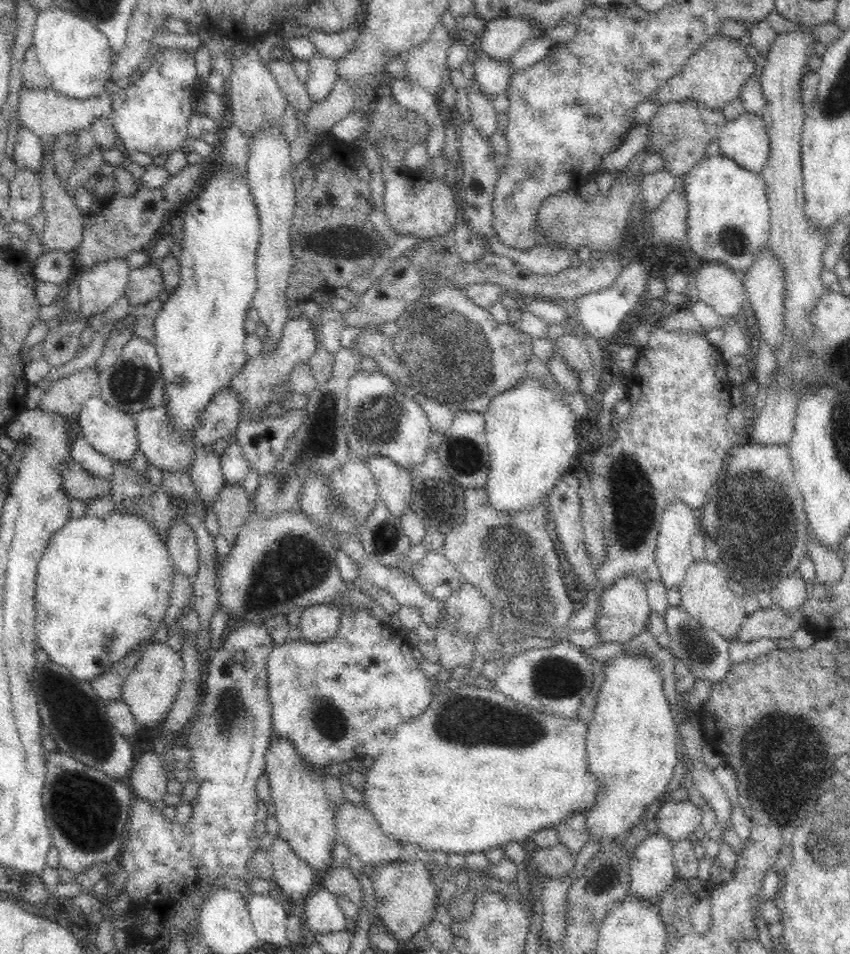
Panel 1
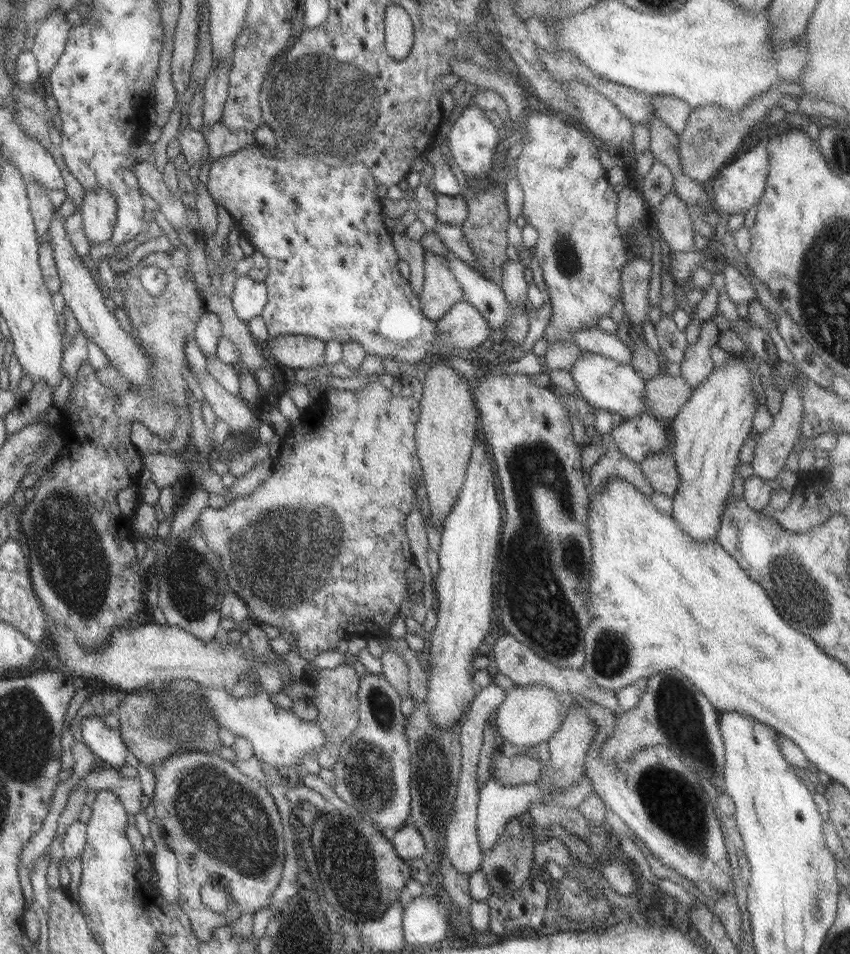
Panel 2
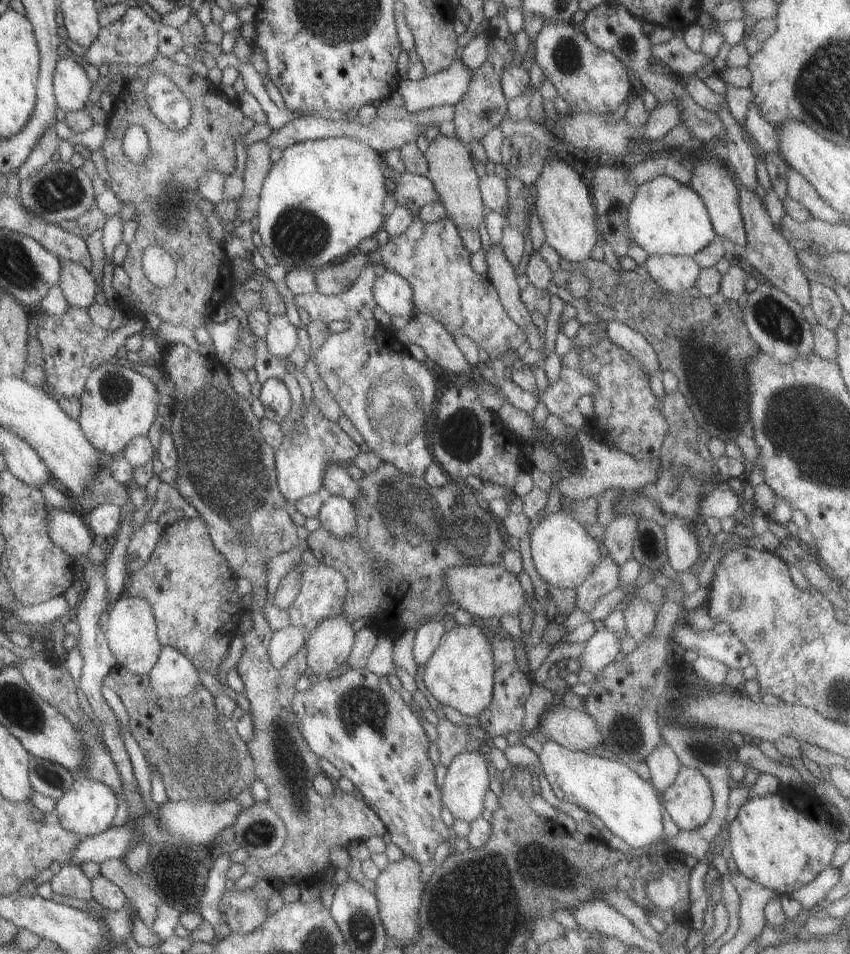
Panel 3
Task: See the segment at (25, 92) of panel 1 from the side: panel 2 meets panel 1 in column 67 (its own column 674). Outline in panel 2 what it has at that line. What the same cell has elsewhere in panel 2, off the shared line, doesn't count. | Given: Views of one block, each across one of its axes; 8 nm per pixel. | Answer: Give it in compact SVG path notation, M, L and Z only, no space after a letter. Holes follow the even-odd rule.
M655 95L651 96L651 105L653 105L655 116L670 132L677 136L683 133L685 120L690 112L689 105L683 102L683 99Z

